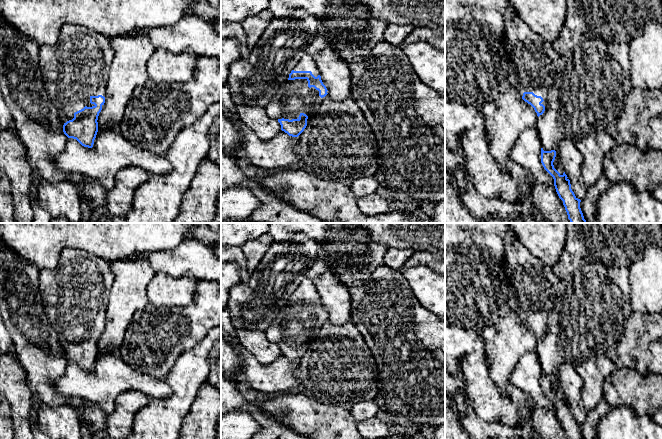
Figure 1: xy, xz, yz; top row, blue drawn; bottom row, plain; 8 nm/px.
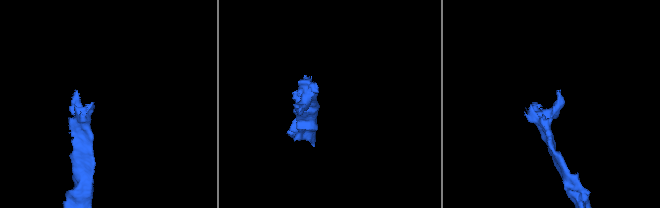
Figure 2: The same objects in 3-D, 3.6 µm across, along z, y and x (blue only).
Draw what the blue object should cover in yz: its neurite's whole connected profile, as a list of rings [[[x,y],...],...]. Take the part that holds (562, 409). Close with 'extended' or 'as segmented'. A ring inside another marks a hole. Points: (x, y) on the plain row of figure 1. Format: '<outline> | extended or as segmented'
[[[541,372],[541,387],[544,393],[553,401],[554,410],[559,422],[563,425],[563,429],[567,439],[583,439],[580,426],[571,413],[570,404],[565,396],[561,399],[553,389],[556,381],[556,375],[544,375]]] | as segmented

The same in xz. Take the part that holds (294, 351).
[[[300,337],[297,343],[278,343],[281,349],[281,354],[287,357],[289,360],[298,361],[307,350],[308,340],[304,337]]] | as segmented

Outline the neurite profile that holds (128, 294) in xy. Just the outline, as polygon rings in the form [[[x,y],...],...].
[[[145,258],[112,262],[111,271],[114,280],[107,300],[105,327],[97,346],[118,354],[134,314],[149,303],[147,288],[156,271]]]

